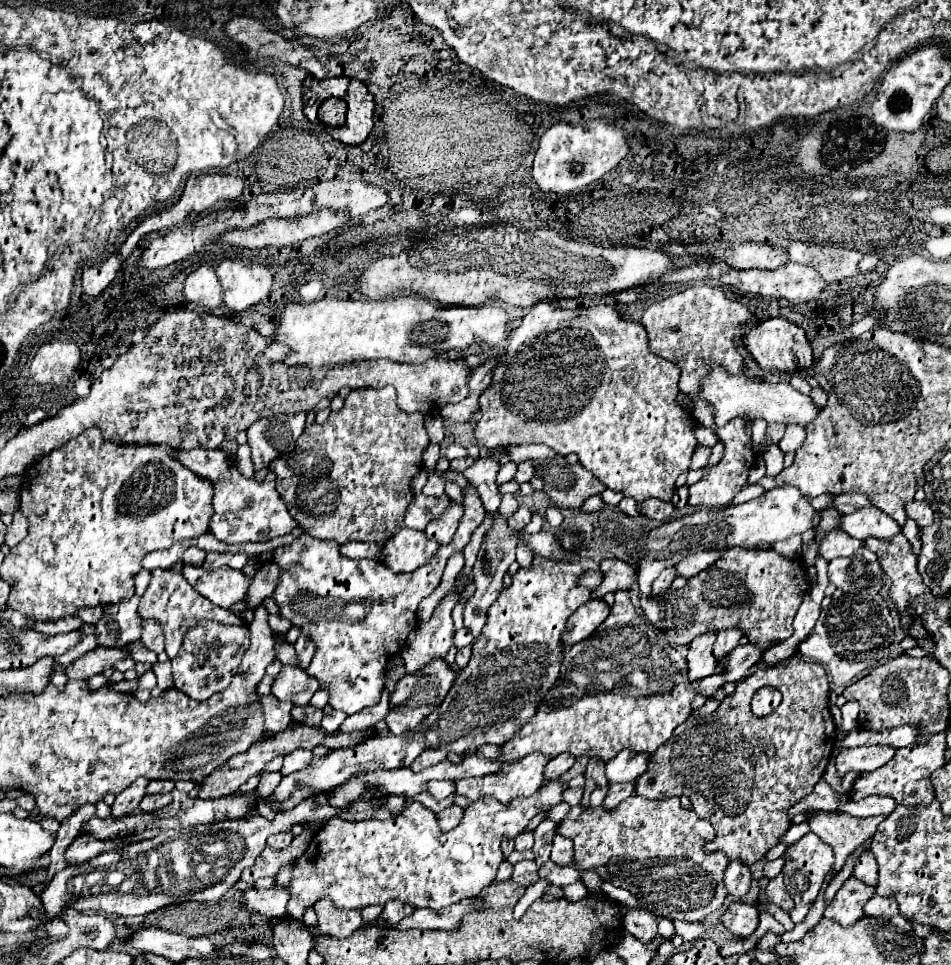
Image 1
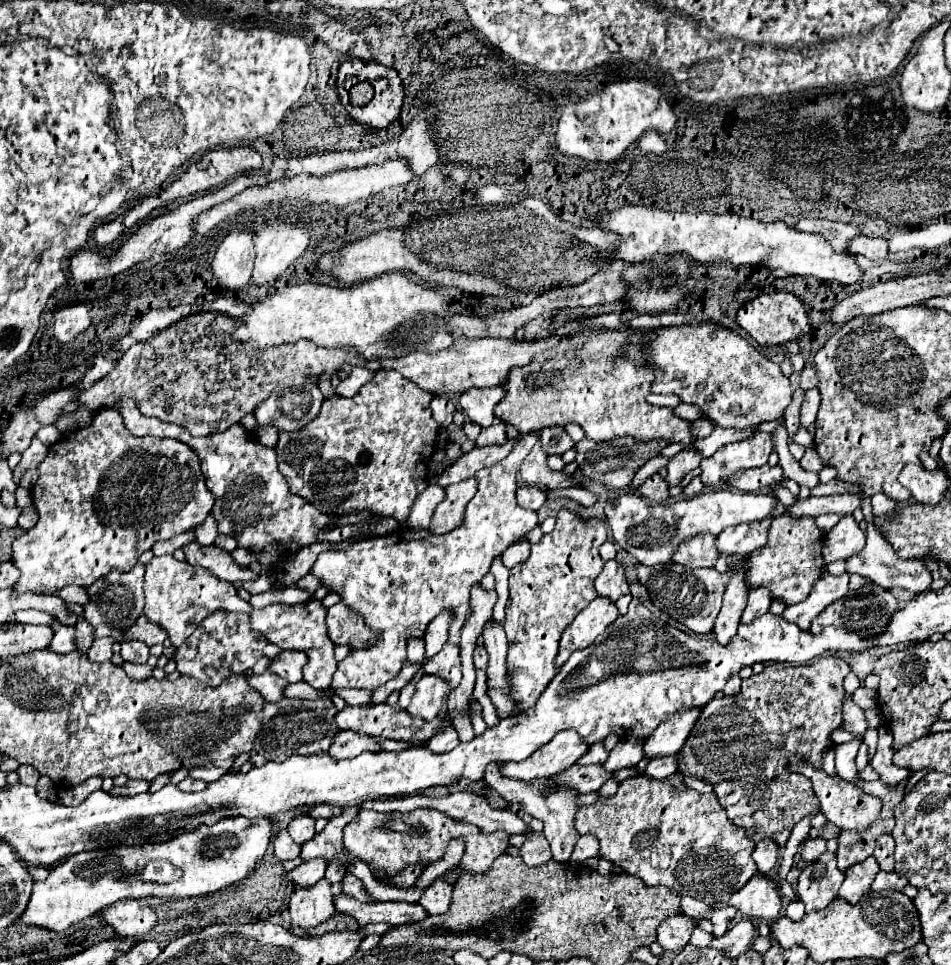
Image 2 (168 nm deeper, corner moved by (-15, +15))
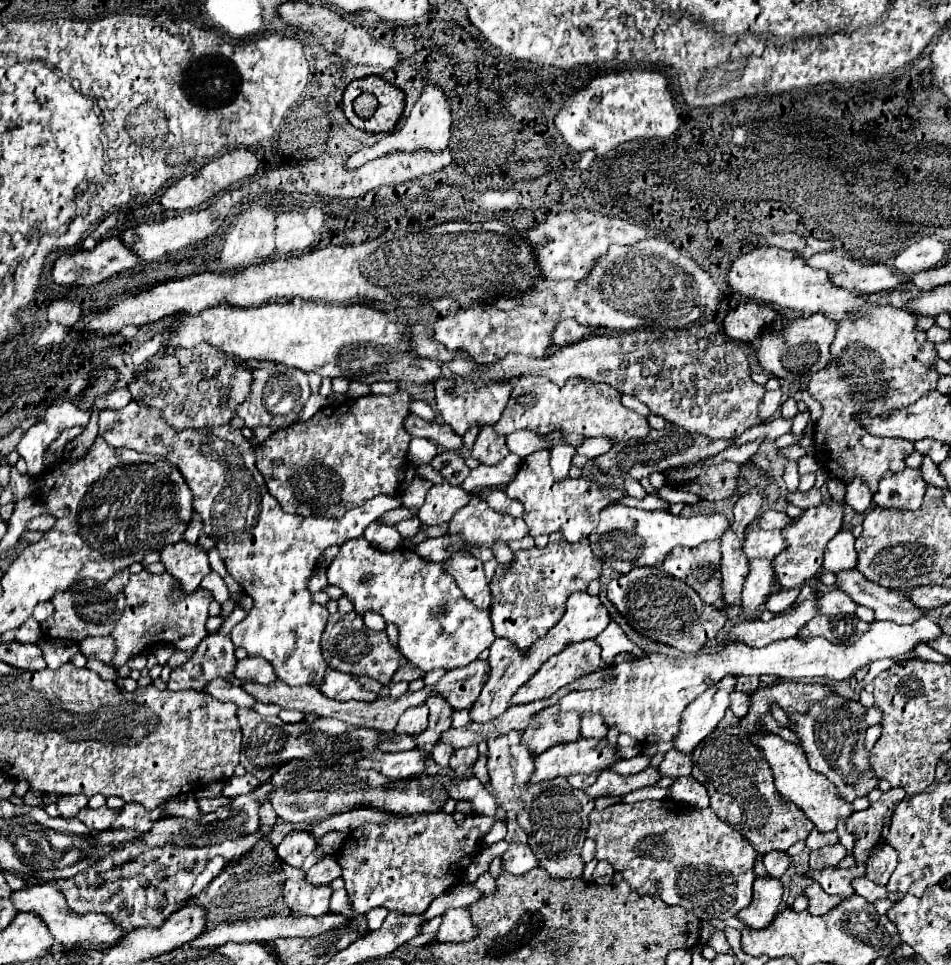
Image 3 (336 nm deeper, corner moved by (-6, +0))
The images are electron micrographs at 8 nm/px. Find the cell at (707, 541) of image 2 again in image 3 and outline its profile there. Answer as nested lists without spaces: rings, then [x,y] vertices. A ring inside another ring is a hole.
[[[718,540],[694,548],[674,548],[662,566],[670,576],[690,584],[704,602],[712,604],[718,600],[718,548]]]

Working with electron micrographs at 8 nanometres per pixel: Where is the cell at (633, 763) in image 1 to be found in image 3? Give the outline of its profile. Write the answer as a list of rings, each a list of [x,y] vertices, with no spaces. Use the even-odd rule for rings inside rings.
[[[724,678],[714,688],[708,688],[682,712],[682,722],[678,734],[672,738],[674,750],[690,754],[702,738],[706,738],[716,724],[722,720],[726,708],[730,706],[730,692],[734,692],[736,678]]]

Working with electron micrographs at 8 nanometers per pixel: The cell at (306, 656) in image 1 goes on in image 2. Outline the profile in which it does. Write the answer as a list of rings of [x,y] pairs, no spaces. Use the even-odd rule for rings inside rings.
[[[339,601],[337,605],[329,607],[327,611],[327,627],[329,639],[335,645],[349,645],[351,649],[367,649],[367,645],[375,645],[375,633],[365,627],[365,621]]]

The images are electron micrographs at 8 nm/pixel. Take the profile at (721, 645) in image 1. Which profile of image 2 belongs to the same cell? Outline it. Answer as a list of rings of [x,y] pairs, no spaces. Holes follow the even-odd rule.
[[[765,587],[751,589],[749,591],[749,603],[747,603],[745,611],[743,611],[741,623],[751,623],[755,617],[761,617],[763,613],[769,611],[769,605],[771,605],[769,589],[765,589]]]

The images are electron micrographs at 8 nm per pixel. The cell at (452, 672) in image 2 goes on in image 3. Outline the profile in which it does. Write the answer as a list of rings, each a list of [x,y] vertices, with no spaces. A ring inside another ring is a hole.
[[[430,692],[426,706],[430,708],[430,724],[428,728],[418,736],[418,740],[422,740],[422,744],[430,744],[430,740],[434,740],[434,736],[440,736],[444,730],[450,728],[452,722],[452,708],[446,702],[444,696],[440,696],[438,692]]]

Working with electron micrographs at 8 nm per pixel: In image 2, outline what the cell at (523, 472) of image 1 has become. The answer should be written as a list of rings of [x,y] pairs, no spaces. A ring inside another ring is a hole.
[[[549,427],[541,431],[541,441],[543,441],[543,449],[549,455],[561,455],[565,451],[569,451],[571,447],[575,447],[575,441],[567,435],[567,431],[563,427]]]

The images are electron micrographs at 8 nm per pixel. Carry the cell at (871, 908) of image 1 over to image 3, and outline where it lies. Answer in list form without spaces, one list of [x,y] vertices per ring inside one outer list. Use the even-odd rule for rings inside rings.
[[[866,876],[854,880],[854,892],[858,892],[858,896],[862,896],[862,898],[868,900],[868,902],[876,902],[876,900],[880,900],[880,898],[888,898],[888,890],[886,890],[884,886],[874,884],[874,882],[868,880]]]

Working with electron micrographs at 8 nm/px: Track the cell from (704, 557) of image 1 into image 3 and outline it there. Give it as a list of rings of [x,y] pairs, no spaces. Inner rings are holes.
[[[754,530],[746,534],[740,550],[748,560],[754,560],[754,558],[772,560],[784,548],[786,548],[786,542],[782,540],[780,530]]]

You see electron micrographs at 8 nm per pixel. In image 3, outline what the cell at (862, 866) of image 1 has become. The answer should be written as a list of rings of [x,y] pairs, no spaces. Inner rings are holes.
[[[886,844],[884,848],[880,848],[878,852],[874,852],[874,854],[868,858],[868,862],[866,862],[868,874],[866,874],[866,876],[868,876],[872,882],[884,886],[884,884],[888,882],[890,874],[894,872],[894,868],[896,868],[896,858],[898,858],[898,854],[894,852],[894,848],[890,848],[890,846]]]

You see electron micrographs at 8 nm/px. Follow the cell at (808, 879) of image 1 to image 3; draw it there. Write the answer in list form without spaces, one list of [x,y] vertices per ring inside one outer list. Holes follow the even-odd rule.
[[[812,882],[810,886],[804,888],[804,896],[808,898],[808,912],[814,916],[822,916],[840,904],[838,896],[826,894],[816,882]]]

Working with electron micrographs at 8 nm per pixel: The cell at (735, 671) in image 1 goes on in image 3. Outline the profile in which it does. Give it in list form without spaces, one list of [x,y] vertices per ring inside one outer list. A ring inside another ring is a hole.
[[[834,588],[830,592],[820,592],[816,596],[816,604],[818,604],[818,614],[826,614],[826,616],[842,616],[842,614],[854,614],[856,604],[846,592]]]

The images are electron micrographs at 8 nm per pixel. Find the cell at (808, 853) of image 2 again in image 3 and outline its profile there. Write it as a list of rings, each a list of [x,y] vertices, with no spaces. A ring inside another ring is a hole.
[[[832,844],[832,846],[826,846],[826,848],[820,848],[816,852],[810,852],[810,868],[812,870],[822,870],[822,868],[828,868],[828,866],[836,866],[842,858],[846,856],[846,848],[842,844]]]

